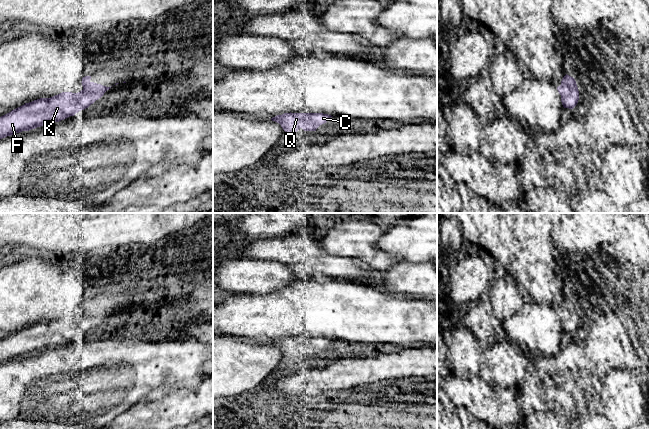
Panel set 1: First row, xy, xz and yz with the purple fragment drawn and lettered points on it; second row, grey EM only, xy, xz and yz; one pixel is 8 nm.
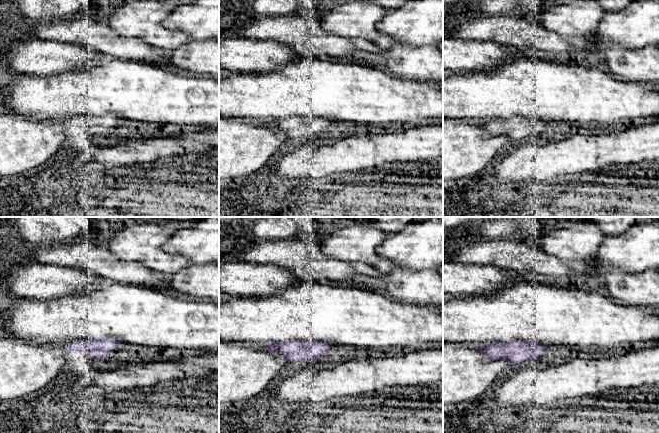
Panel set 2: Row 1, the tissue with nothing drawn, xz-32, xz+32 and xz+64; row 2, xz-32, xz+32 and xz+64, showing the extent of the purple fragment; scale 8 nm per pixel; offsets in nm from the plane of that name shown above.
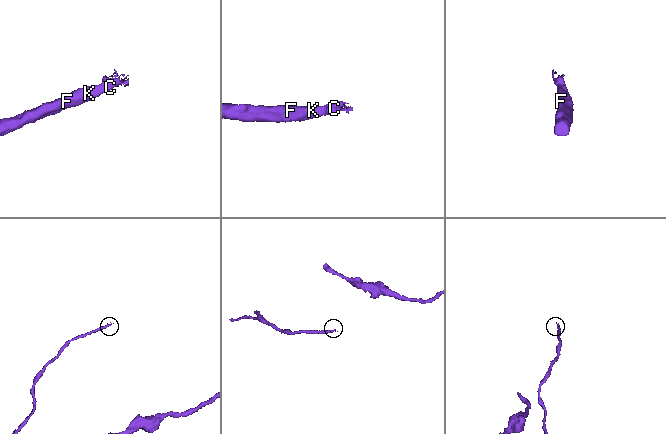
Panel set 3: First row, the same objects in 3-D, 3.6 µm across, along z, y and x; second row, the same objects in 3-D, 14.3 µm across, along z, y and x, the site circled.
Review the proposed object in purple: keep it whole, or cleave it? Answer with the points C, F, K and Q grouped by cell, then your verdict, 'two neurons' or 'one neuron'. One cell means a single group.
groups C F K Q; one neuron

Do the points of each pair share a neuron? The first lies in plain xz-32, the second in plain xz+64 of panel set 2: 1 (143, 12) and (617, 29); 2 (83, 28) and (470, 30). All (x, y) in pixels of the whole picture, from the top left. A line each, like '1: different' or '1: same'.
1: different
2: same

